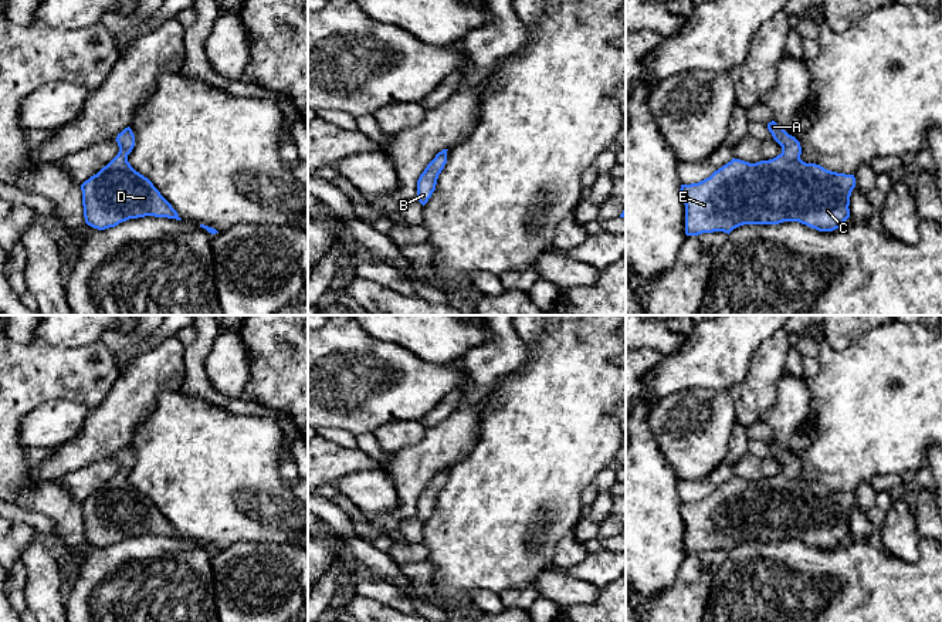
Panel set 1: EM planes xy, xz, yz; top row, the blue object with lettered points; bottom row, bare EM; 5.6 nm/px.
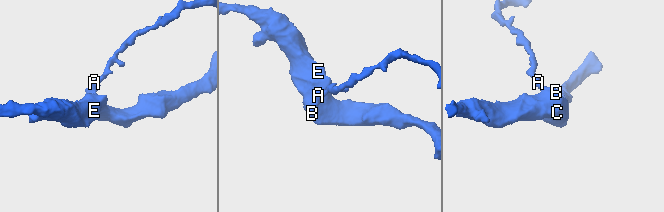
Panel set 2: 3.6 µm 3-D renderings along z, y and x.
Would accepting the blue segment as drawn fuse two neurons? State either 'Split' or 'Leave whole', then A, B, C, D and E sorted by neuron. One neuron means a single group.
Leave whole. Groups: A B C D E

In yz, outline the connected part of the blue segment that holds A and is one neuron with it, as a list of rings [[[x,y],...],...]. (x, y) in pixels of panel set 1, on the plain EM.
[[[775,439],[768,442],[782,471],[749,481],[732,477],[709,496],[681,503],[685,552],[731,551],[743,542],[799,540],[833,550],[850,535],[854,493],[837,491],[800,477],[800,460]]]

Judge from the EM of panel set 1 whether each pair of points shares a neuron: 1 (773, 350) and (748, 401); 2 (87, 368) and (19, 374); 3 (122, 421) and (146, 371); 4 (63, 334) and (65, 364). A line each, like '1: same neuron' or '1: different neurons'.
1: same neuron
2: same neuron
3: same neuron
4: different neurons

